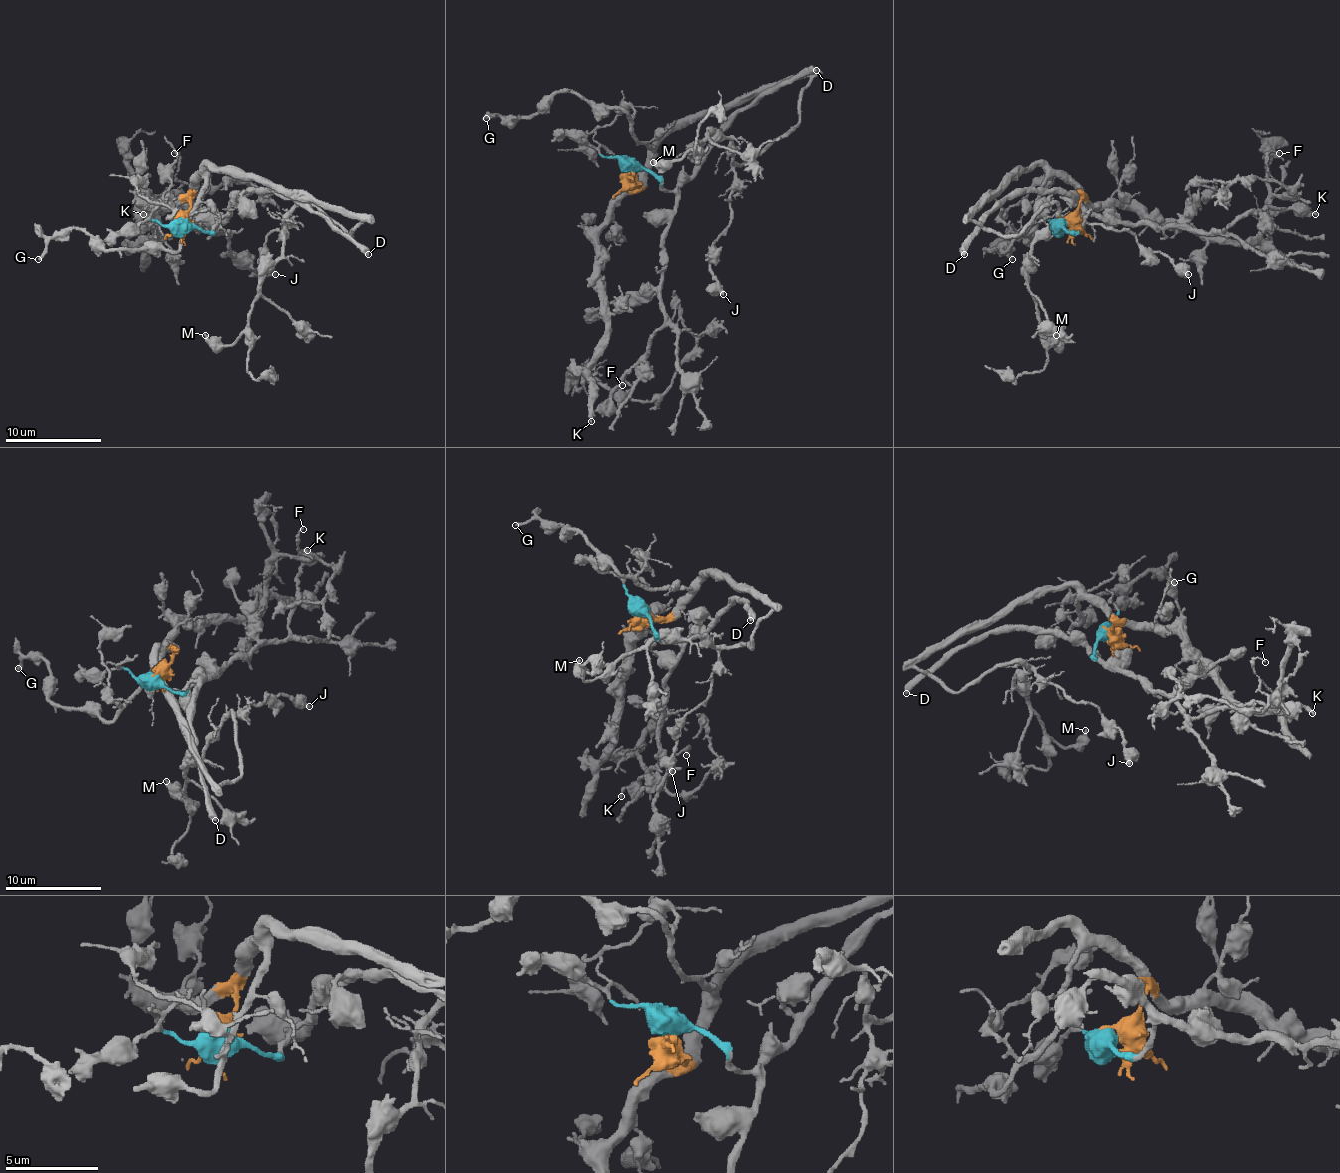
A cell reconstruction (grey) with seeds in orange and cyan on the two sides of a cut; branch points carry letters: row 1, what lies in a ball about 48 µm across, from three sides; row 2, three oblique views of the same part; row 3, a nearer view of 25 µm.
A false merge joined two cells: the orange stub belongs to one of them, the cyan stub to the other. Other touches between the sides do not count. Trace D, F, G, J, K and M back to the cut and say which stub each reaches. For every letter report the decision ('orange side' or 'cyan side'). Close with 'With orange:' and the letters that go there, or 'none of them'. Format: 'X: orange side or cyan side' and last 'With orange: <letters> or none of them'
D: cyan side
F: orange side
G: orange side
J: orange side
K: cyan side
M: orange side
With orange: F, G, J, M

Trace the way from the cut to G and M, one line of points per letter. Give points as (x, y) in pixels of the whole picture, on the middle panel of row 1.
G: (631, 172), (636, 186), (653, 150), (638, 141), (631, 119), (573, 92), (557, 92), (528, 116), (487, 119)
M: (631, 172), (636, 186), (660, 141), (809, 78), (799, 121), (744, 165), (713, 133), (653, 162)

